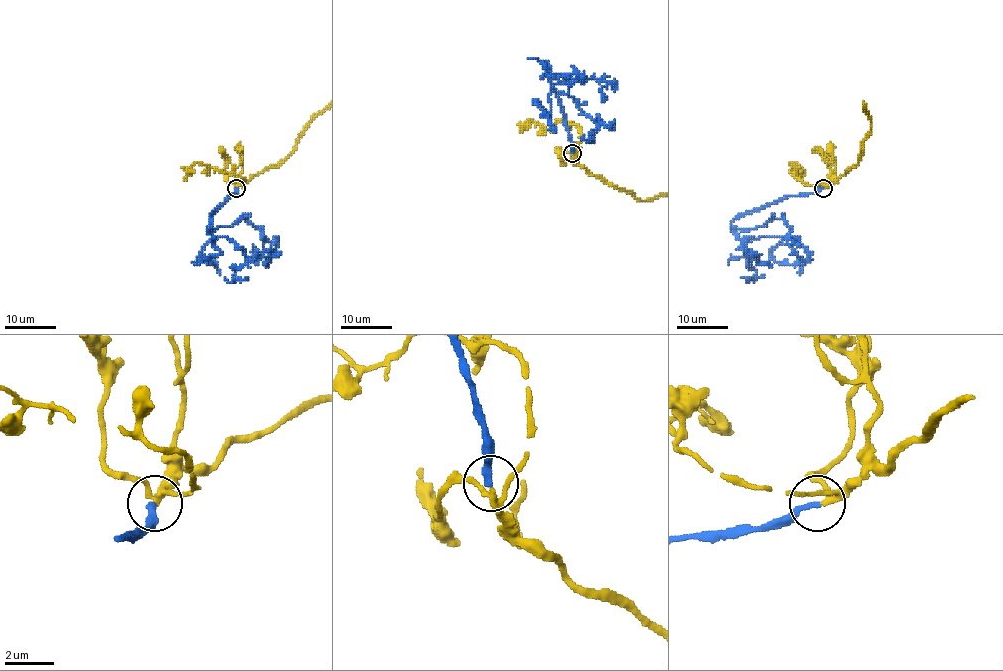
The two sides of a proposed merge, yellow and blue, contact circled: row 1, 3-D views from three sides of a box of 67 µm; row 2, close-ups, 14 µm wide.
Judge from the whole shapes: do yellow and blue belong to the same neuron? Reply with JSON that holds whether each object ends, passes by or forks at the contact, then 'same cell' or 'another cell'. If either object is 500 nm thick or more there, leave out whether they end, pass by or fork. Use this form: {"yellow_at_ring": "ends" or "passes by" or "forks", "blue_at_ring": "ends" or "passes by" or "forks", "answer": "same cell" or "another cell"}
{"yellow_at_ring": "forks", "blue_at_ring": "ends", "answer": "same cell"}

